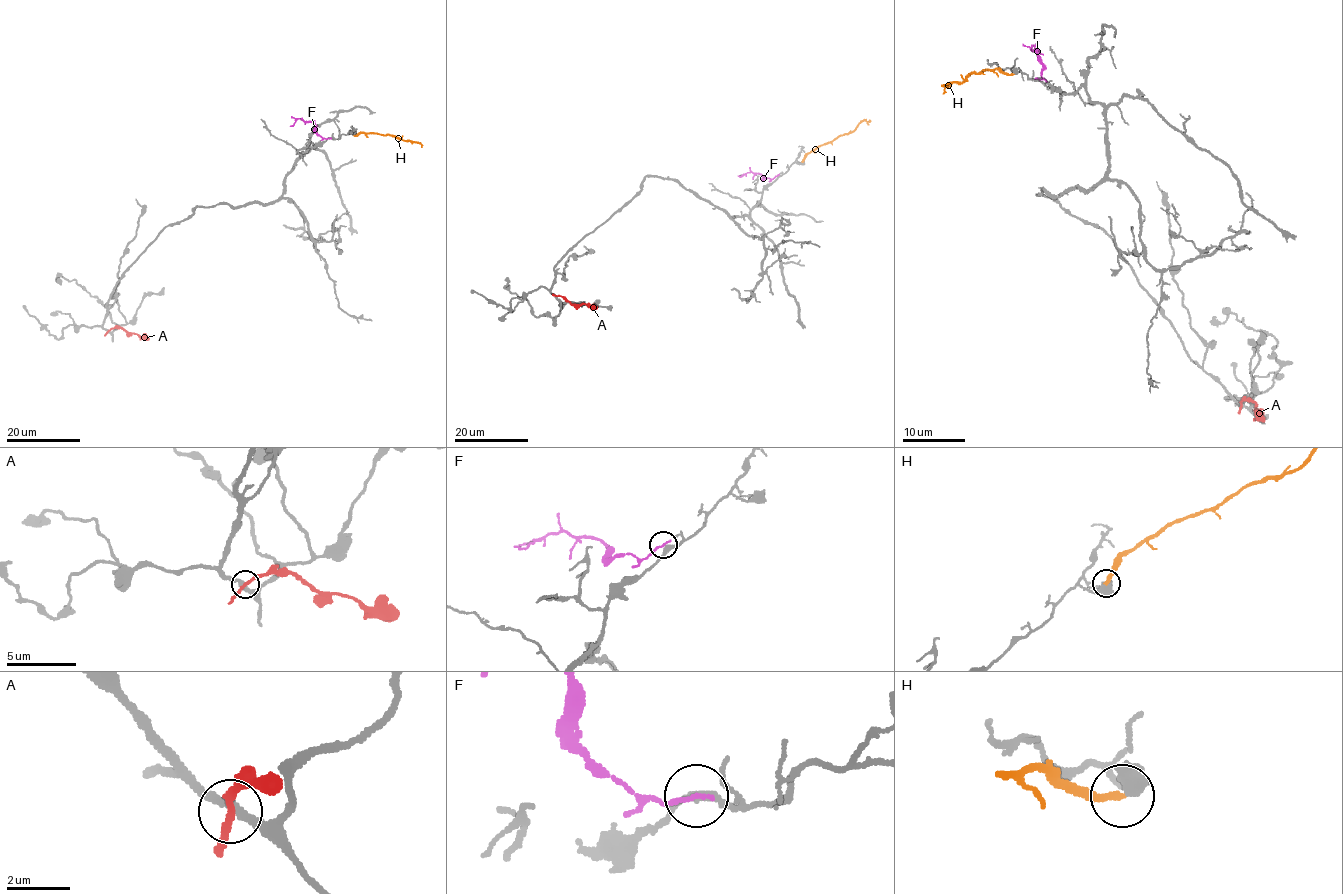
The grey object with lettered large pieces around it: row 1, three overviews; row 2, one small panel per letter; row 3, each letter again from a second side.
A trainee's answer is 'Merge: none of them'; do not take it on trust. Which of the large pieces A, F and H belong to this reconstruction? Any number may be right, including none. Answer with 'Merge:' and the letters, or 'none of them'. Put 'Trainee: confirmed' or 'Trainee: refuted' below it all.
Merge: none of them
Trainee: confirmed

